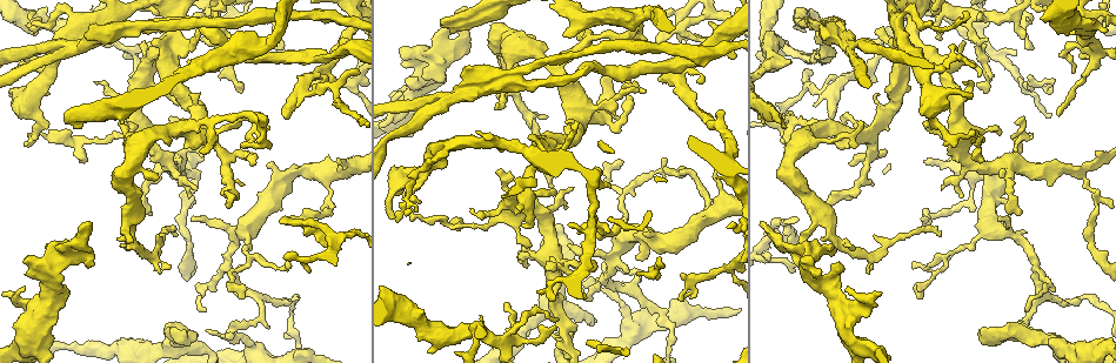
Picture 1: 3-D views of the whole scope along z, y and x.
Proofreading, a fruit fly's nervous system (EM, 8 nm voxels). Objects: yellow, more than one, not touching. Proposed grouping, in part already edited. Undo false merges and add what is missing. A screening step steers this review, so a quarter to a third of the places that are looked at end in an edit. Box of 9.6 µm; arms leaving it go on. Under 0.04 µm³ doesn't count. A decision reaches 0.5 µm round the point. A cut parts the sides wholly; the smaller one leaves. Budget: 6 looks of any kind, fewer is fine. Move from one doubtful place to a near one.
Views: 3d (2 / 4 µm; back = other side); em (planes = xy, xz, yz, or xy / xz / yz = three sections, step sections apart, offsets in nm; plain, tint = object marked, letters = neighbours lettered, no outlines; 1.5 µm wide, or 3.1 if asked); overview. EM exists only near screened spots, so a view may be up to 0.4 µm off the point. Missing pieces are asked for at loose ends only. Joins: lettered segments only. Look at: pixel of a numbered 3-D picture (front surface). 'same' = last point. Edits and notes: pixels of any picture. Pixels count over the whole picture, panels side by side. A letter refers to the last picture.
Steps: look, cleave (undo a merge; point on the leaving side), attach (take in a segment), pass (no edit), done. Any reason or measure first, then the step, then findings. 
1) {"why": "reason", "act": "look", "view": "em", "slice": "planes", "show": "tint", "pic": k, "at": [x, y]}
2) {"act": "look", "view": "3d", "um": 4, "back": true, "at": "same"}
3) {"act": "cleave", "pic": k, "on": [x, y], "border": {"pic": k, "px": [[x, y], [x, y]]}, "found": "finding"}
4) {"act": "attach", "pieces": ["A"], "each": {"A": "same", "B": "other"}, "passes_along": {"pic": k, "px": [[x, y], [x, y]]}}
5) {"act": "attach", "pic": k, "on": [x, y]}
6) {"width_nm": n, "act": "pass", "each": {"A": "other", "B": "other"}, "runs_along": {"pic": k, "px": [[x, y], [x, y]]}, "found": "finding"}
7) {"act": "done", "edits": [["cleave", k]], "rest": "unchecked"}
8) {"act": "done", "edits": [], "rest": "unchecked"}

{"why": "free end", "act": "look", "view": "3d", "um": 4, "pic": 1, "at": [157, 174]}

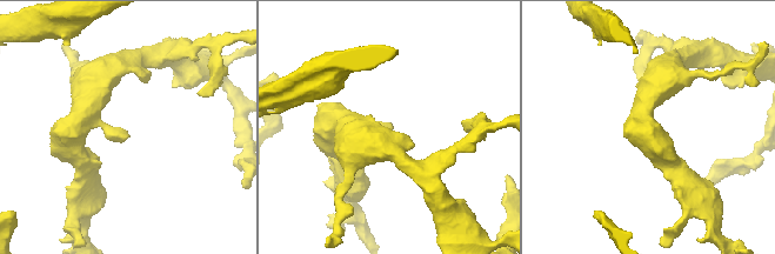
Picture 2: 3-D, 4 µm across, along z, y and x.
{"act": "look", "view": "em", "slice": "planes", "show": "tint", "pic": 2, "at": [392, 128]}

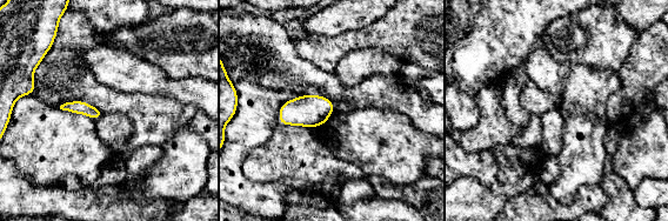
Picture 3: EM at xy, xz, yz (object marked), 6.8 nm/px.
{"why": "see the neighbours", "act": "look", "view": "em", "slice": "planes", "show": "letters", "at": "same"}

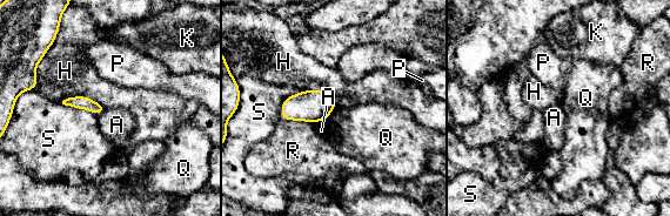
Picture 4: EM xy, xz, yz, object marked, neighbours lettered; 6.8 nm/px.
{"act": "pass", "each": {"A": "other", "H": "other", "K": "other", "P": "other", "Q": "other", "R": "other", "S": "other"}, "border": {"pic": 4, "px": [[325, 120], [313, 122]]}, "found": "no lettered segment goes on from it"}

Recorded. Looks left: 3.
{"why": "branch stops here", "act": "look", "view": "3d", "um": 2, "back": true, "pic": 1, "at": [331, 81]}

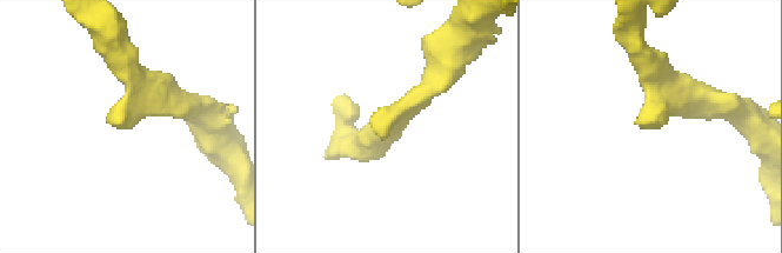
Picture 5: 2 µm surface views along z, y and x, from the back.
{"arm_widths_nm": [220, 220], "act": "look", "view": "em", "slice": "xy", "step": 4, "show": "tint", "pic": 5, "at": [126, 122]}

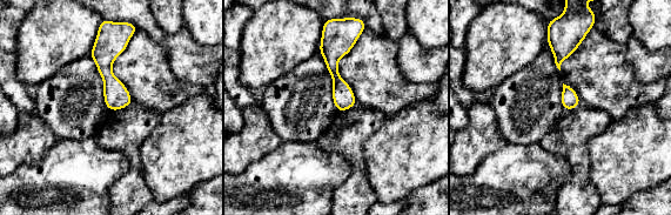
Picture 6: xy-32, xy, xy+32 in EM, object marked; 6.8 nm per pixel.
{"act": "look", "view": "em", "slice": "planes", "show": "letters", "at": "same"}

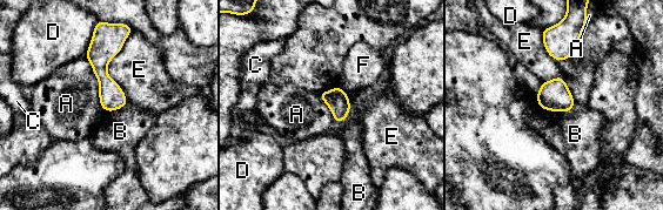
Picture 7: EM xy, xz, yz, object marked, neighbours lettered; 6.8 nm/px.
{"act": "pass", "each": {"A": "other", "B": "other", "C": "other", "D": "other", "E": "other", "F": "other"}, "border": {"pic": 7, "px": [[84, 55], [96, 78], [104, 112]]}, "found": "none of them fits"}

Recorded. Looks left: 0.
{"act": "done", "edits": [], "rest": "unchecked"}

